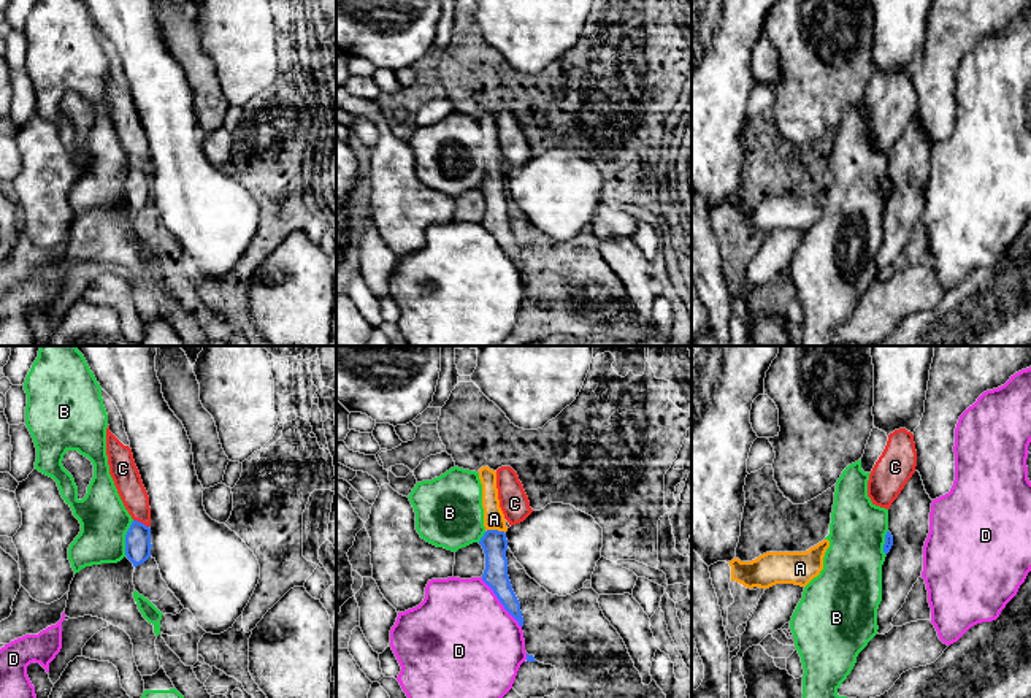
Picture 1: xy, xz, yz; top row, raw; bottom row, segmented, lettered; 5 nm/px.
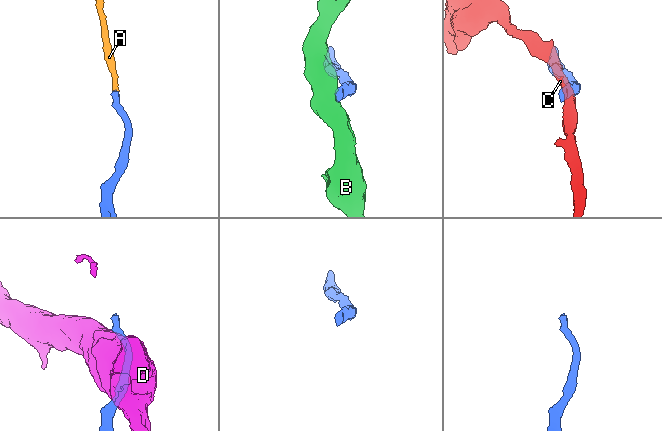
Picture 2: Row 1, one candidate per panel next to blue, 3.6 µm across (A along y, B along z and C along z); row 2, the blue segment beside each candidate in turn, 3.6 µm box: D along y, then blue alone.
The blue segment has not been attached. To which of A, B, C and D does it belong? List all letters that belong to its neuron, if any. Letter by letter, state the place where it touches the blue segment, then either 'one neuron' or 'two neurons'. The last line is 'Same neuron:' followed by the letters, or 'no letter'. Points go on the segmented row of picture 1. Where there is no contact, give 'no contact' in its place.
A: xz (495, 530) | one neuron
B: xy (126, 538) | two neurons
C: xy (140, 522) | two neurons
D: xz (500, 602) | two neurons
Same neuron: A

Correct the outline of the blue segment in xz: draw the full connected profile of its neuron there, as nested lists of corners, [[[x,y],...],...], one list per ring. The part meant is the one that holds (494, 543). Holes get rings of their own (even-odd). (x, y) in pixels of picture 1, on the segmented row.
[[[489,466],[479,470],[479,479],[482,484],[482,508],[484,508],[484,527],[485,533],[479,544],[485,554],[485,570],[482,581],[493,590],[504,609],[523,627],[523,617],[520,603],[512,590],[508,576],[508,539],[506,539],[506,520],[500,508],[496,471]]]

